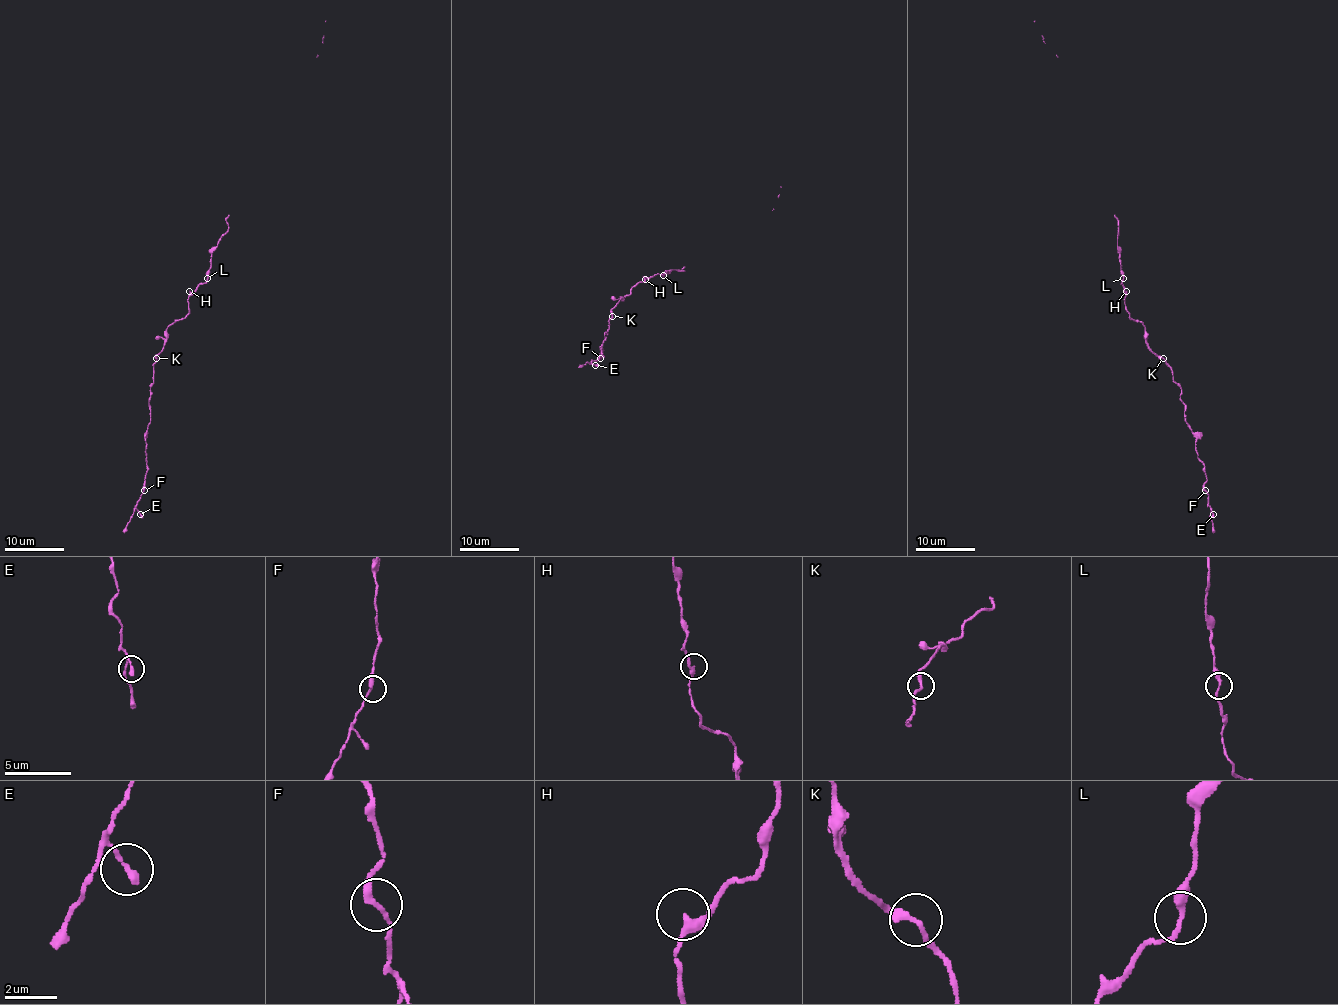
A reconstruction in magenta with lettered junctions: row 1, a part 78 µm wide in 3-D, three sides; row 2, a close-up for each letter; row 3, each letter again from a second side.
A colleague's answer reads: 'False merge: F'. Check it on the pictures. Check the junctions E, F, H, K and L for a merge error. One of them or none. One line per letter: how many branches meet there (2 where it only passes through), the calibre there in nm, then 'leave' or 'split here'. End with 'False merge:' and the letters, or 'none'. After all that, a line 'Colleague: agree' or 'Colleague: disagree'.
E: 1 branches meet; 300 nm thick; leave
F: 2 branches meet; 240 nm thick; leave
H: 2 branches meet; 280 nm thick; leave
K: 2 branches meet; 240 nm thick; leave
L: 2 branches meet; 240 nm thick; leave
False merge: none
Colleague: disagree

